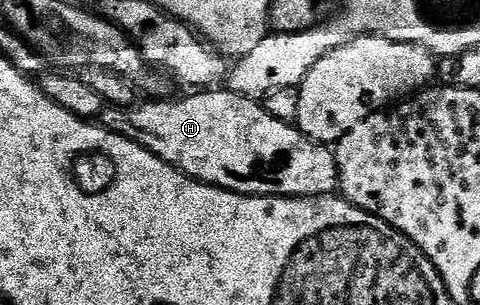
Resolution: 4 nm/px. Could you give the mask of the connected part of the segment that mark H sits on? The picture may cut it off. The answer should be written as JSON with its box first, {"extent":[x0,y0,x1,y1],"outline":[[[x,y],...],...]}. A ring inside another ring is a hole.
{"extent":[101,89,338,199],"outline":[[[202,89],[190,93],[187,99],[162,99],[159,103],[142,103],[132,107],[103,106],[101,126],[120,137],[139,143],[168,165],[200,183],[210,183],[225,191],[241,195],[284,195],[313,199],[319,195],[334,195],[338,191],[338,166],[333,150],[302,134],[297,126],[276,121],[261,102],[237,95],[229,89]]]}

